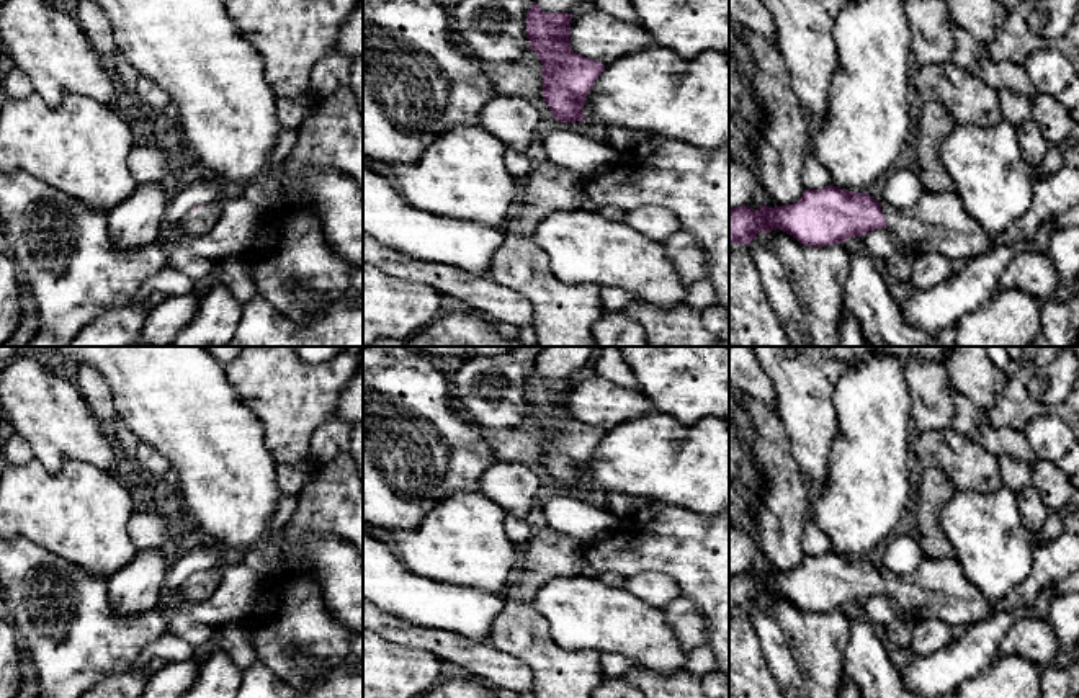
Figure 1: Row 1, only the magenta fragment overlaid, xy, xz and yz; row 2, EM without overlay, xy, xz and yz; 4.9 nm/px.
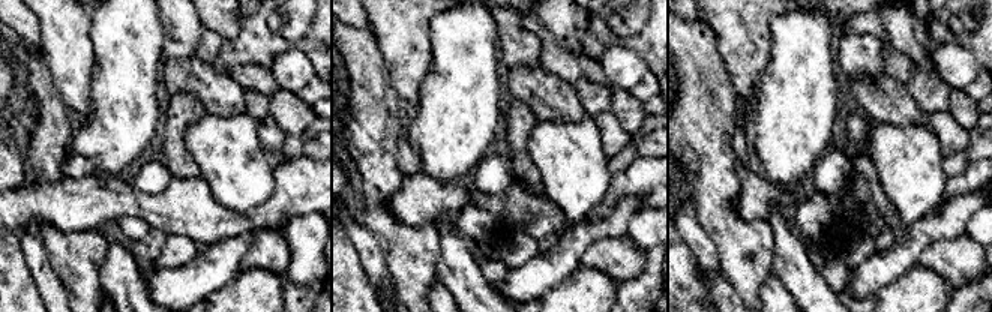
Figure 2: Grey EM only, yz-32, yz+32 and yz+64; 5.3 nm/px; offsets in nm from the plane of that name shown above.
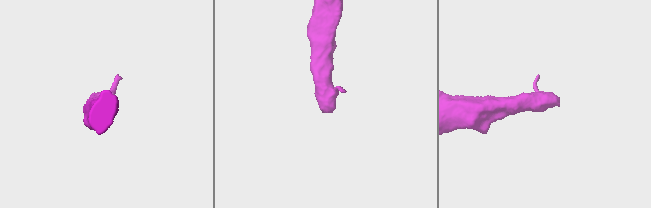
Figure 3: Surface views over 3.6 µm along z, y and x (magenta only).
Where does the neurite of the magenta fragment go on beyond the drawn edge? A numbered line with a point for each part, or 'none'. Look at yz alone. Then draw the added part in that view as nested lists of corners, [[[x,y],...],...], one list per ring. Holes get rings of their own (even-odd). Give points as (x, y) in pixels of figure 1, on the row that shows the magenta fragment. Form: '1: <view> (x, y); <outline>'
1: yz (937, 223); [[[1061,167],[1058,172],[1035,181],[1035,199],[1030,209],[1012,222],[1001,235],[991,235],[978,221],[963,208],[960,196],[955,193],[935,193],[924,190],[919,201],[911,208],[881,206],[886,217],[886,229],[896,232],[904,247],[916,253],[937,252],[948,260],[969,260],[979,257],[997,245],[1019,240],[1030,240],[1041,226],[1051,221],[1059,229],[1079,226],[1079,170]]]

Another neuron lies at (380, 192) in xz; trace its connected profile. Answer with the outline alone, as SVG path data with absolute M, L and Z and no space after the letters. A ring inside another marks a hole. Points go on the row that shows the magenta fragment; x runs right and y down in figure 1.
M363 165L363 230L420 262L489 275L505 230L412 208L394 181Z

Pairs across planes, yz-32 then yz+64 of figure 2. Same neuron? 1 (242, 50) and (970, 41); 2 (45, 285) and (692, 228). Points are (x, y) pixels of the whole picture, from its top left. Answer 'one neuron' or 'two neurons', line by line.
1: one neuron
2: one neuron

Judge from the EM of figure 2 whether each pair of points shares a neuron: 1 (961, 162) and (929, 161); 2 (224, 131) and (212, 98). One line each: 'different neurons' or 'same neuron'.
1: different neurons
2: different neurons

